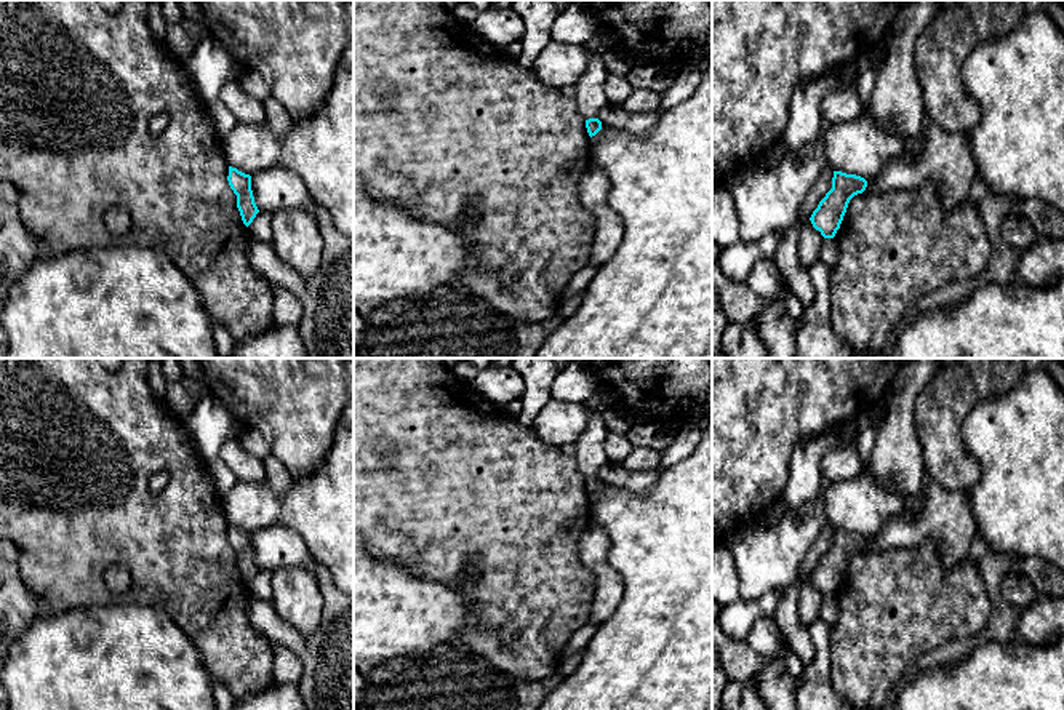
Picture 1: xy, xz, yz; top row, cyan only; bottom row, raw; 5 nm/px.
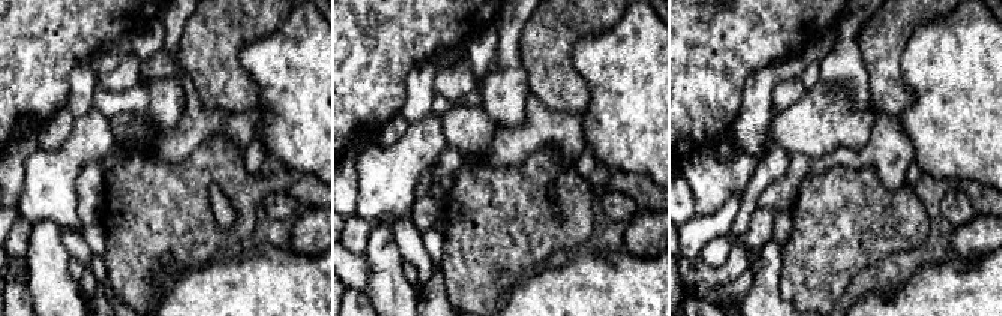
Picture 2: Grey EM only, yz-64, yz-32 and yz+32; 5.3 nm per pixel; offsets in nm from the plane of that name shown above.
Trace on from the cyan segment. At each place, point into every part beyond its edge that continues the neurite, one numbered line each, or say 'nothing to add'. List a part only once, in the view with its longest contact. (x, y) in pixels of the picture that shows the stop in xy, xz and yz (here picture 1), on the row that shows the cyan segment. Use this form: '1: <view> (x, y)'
nothing to add

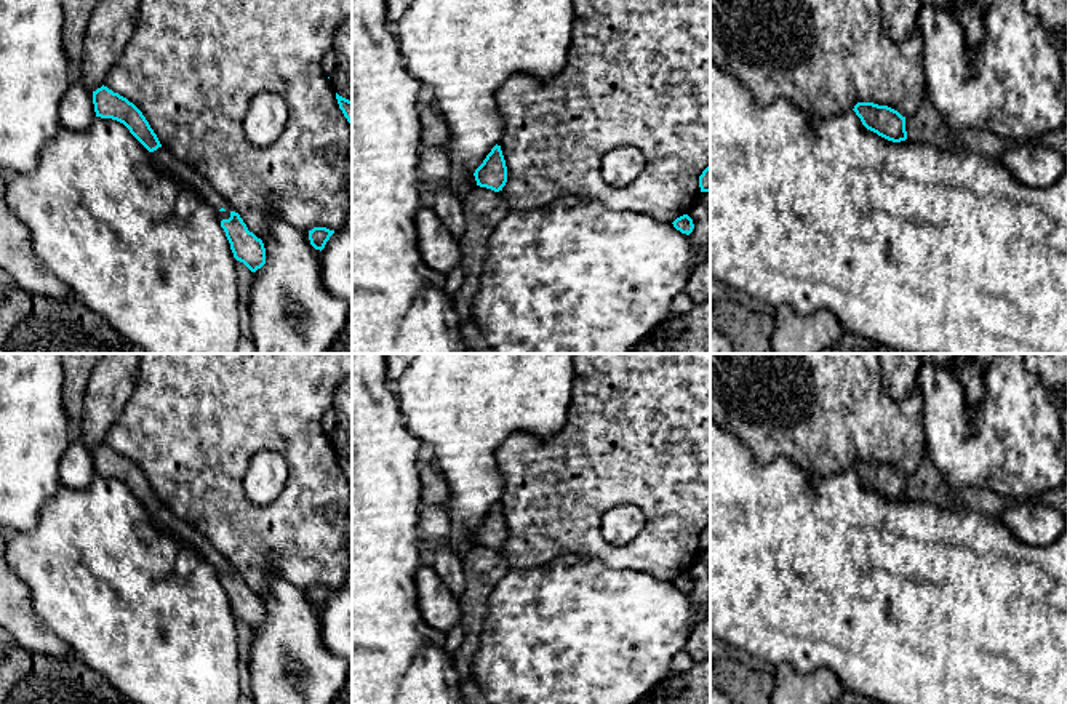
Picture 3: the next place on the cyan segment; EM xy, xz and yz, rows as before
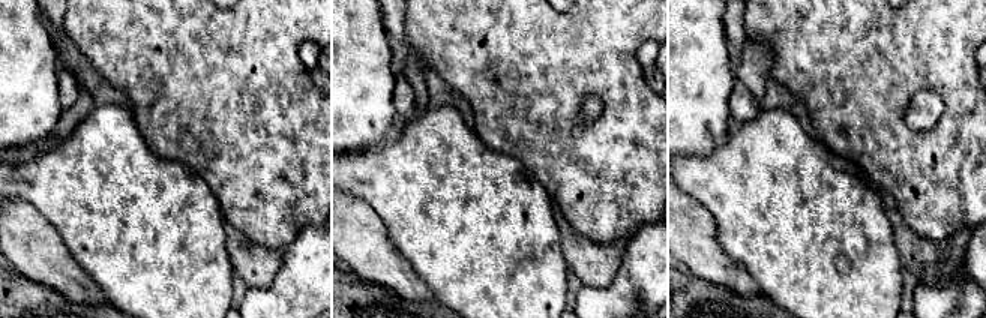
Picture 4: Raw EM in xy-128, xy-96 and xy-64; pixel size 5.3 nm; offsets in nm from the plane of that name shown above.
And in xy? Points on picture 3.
1: xy (162, 157)

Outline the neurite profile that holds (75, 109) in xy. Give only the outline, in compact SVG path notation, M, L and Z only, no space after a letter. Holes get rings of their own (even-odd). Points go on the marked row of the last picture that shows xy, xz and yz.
M72 78L59 102L61 125L69 130L85 130L96 118L93 91Z

